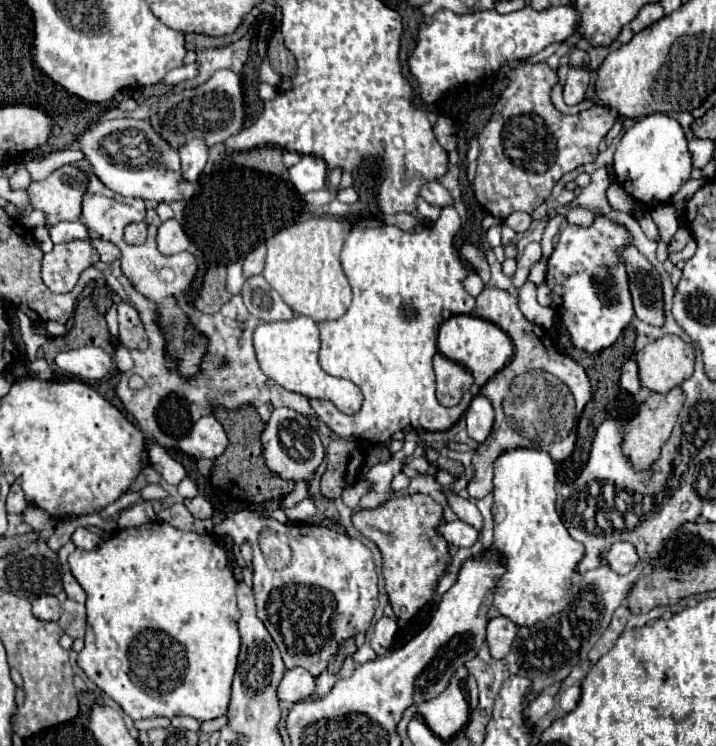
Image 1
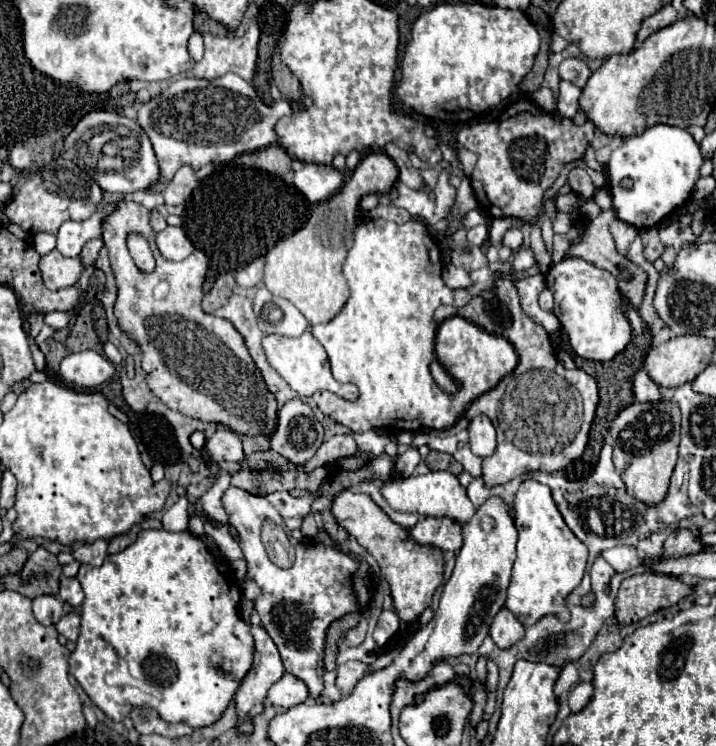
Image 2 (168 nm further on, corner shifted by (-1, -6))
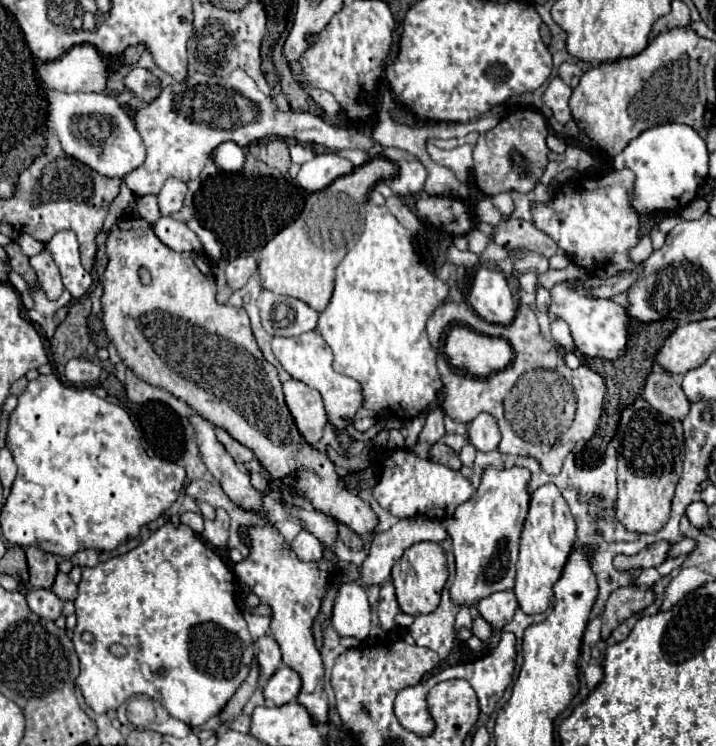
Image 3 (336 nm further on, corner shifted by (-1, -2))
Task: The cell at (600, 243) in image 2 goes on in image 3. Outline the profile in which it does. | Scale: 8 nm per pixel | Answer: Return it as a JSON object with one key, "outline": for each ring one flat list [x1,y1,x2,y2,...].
{"outline":[[506,216,496,224,494,242,504,248,534,250,546,258,550,258,554,254,562,254,558,244,550,236,540,232,532,222,516,220,512,216]]}

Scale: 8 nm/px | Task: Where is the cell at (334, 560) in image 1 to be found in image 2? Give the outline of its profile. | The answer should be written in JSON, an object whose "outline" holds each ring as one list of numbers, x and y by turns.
{"outline":[[230,486,224,494,224,510,230,516,230,524,238,532,238,542,248,562,248,578,252,578,262,594,254,606,262,618,262,626,274,640,286,672,306,682,310,696,318,698,322,692,322,658,326,632,332,622,350,612,364,612,374,600,376,574,366,560,356,560,348,552,336,546,314,544,308,540,296,540,296,562,292,568,282,570,274,566,260,542,260,526,264,520,274,520,274,506,264,498,246,490]]}

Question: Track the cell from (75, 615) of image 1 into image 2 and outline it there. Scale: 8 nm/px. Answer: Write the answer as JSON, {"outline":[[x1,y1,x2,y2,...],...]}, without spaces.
{"outline":[[72,610,72,612,64,614,60,618,60,622,56,624,56,630,62,636,66,636,66,640,76,642,78,640,78,632,80,632,80,614,78,614,78,610]]}

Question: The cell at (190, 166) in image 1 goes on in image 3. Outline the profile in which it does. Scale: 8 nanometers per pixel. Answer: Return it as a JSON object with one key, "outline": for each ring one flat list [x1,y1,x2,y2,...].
{"outline":[[170,178,160,194,158,194,158,208,162,212,162,216,170,216,170,214,176,214,182,210,182,204,184,204,184,196,186,196,186,184,182,180,176,180,176,178]]}

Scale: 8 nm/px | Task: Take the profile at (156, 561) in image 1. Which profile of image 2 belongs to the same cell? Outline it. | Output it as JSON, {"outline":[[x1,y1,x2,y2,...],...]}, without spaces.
{"outline":[[142,530,134,544,118,554,106,556,102,566,80,564,76,578,86,598,80,608,80,636,76,650,70,654,70,674,100,710,112,720,122,722,122,712,112,712,112,686,104,682,104,676,116,670,118,660,124,658,130,676,142,682,142,690,162,702,168,714,166,722,186,722,192,728,202,728,220,720,244,672,252,666,252,636,248,632,250,626,238,614,238,602,242,598,238,584,224,576,220,562,206,550,198,536,188,530]]}

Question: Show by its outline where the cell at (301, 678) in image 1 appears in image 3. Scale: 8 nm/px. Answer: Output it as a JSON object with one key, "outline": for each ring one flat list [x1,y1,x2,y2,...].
{"outline":[[280,666,272,676,270,680,266,682,264,686,264,698,274,704,274,706,282,706,282,704,288,704,292,702,298,692,300,692,300,676,288,668,288,666]]}

